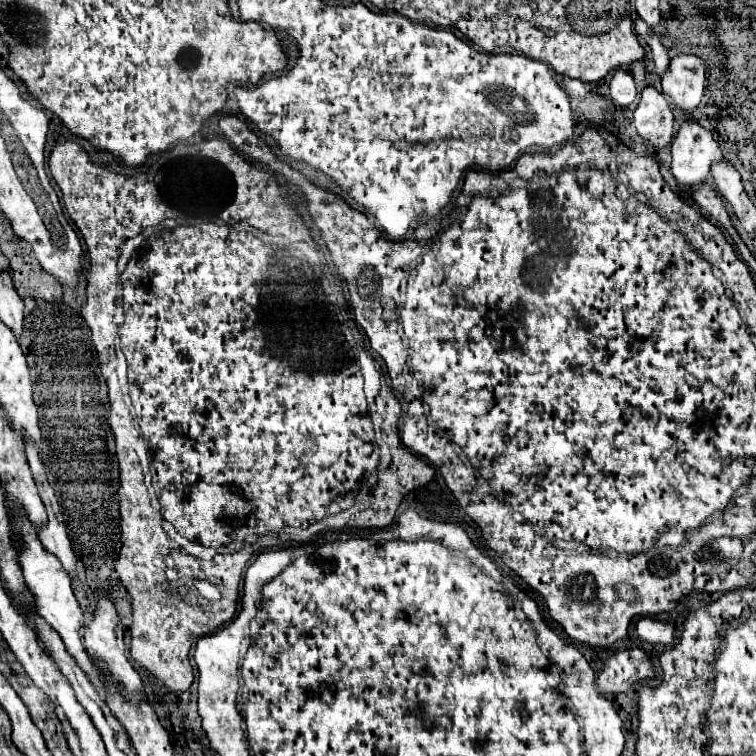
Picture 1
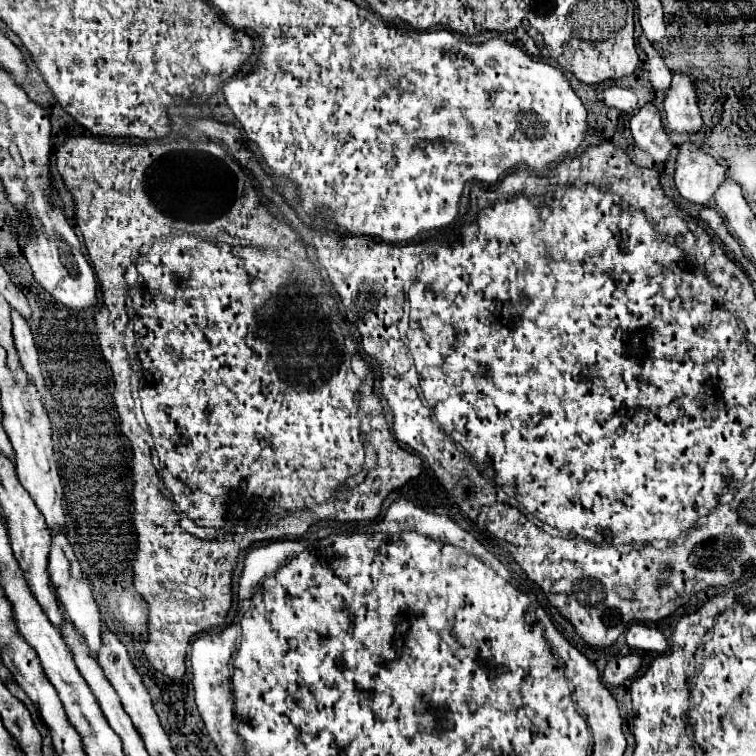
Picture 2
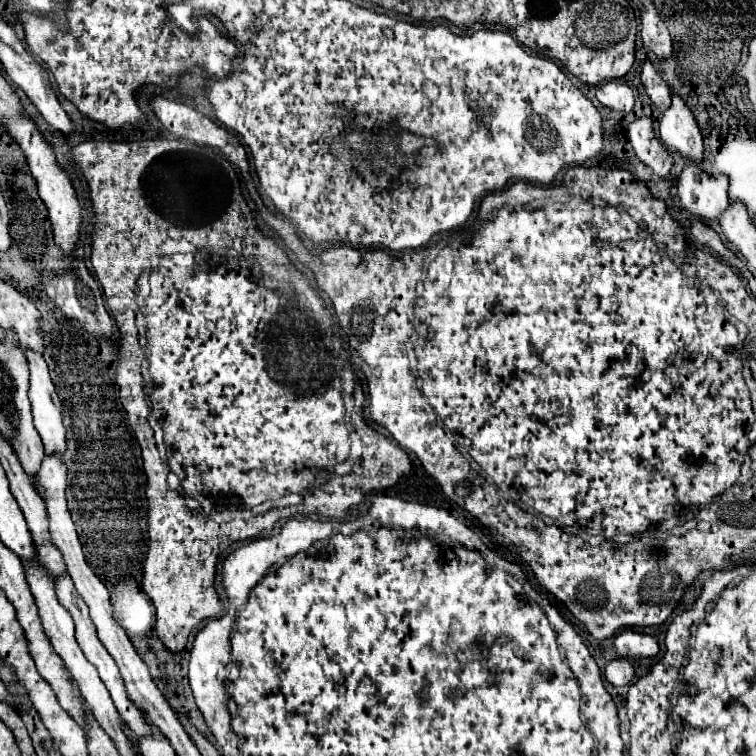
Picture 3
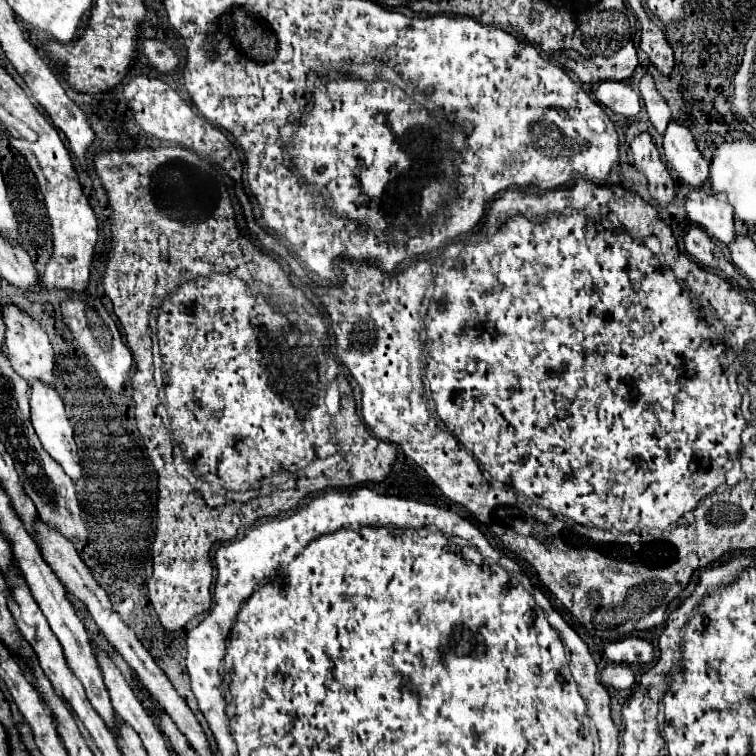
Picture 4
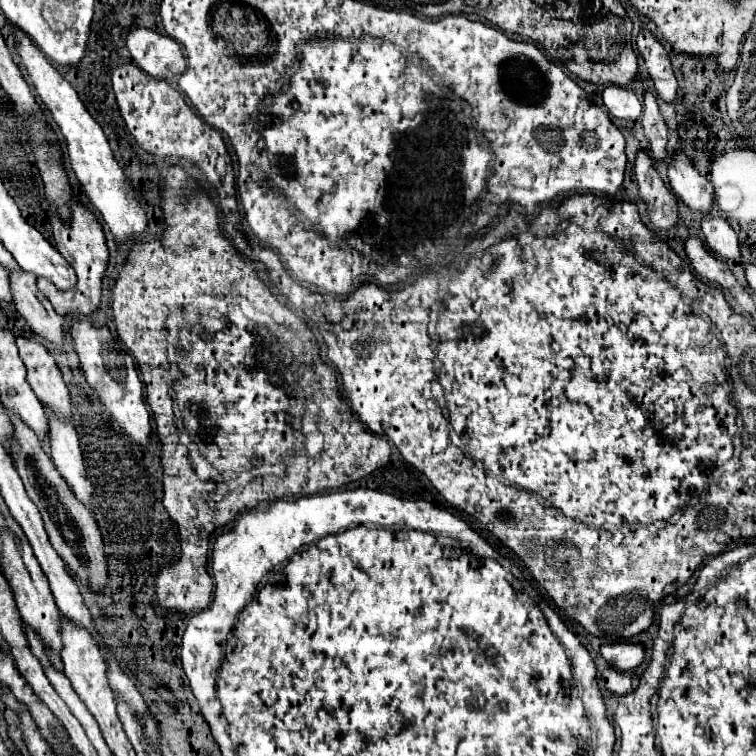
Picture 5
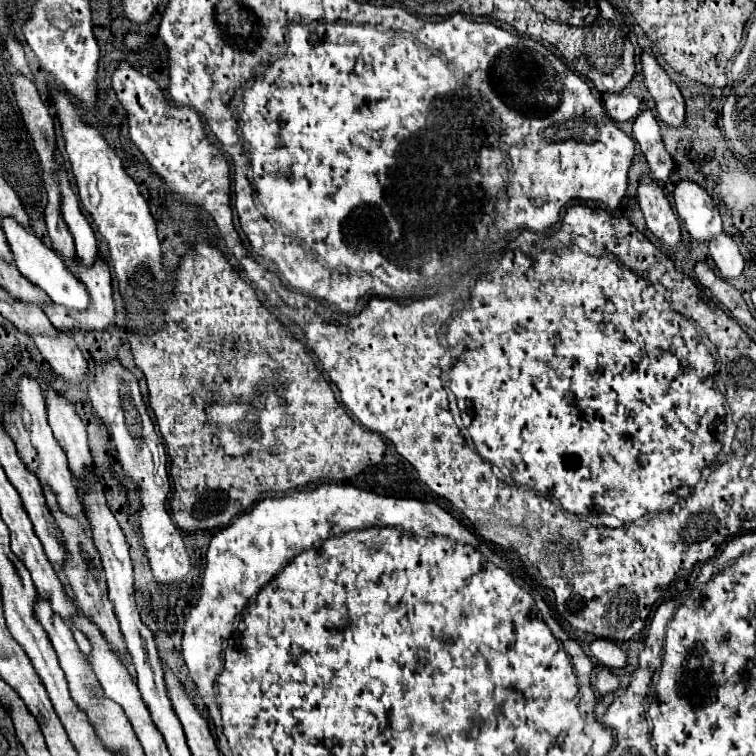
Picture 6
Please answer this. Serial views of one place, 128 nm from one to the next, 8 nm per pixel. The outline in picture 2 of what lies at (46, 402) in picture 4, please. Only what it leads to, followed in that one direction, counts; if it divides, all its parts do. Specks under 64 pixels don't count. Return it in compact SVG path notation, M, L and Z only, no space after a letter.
M12 310L10 312L12 316L12 336L14 336L14 344L16 344L16 350L20 354L20 362L24 366L24 370L32 376L32 380L36 382L38 386L38 392L40 396L44 396L44 378L40 374L40 368L38 368L38 350L34 346L34 338L32 338L32 332L30 332L30 326L28 322L22 318L20 312Z

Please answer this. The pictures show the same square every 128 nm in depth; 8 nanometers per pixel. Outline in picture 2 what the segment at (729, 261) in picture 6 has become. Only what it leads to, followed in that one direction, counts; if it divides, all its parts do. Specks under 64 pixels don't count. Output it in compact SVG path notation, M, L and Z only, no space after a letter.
M682 142L678 146L674 182L680 196L686 200L706 206L714 198L724 176L726 170L700 144Z

